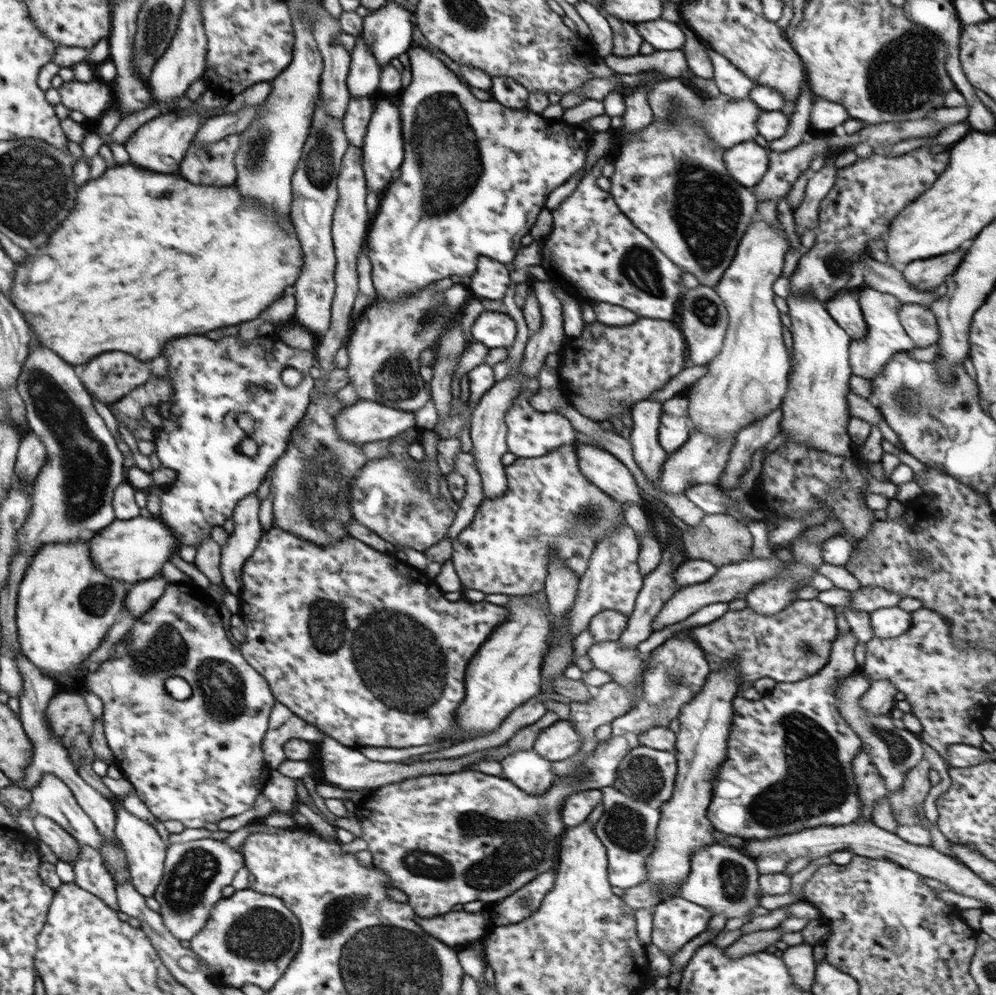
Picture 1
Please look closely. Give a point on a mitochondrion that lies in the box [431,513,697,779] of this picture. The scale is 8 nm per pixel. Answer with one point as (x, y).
(674, 676)

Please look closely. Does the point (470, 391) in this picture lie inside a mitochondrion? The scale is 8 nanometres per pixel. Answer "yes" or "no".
no

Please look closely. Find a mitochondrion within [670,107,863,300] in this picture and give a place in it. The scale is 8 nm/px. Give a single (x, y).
(834, 260)

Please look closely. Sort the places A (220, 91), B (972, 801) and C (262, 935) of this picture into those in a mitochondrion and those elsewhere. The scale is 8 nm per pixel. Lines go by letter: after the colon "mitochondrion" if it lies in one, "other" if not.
A: other
B: other
C: mitochondrion

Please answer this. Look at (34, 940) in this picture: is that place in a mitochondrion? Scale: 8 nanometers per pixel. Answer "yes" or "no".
no

